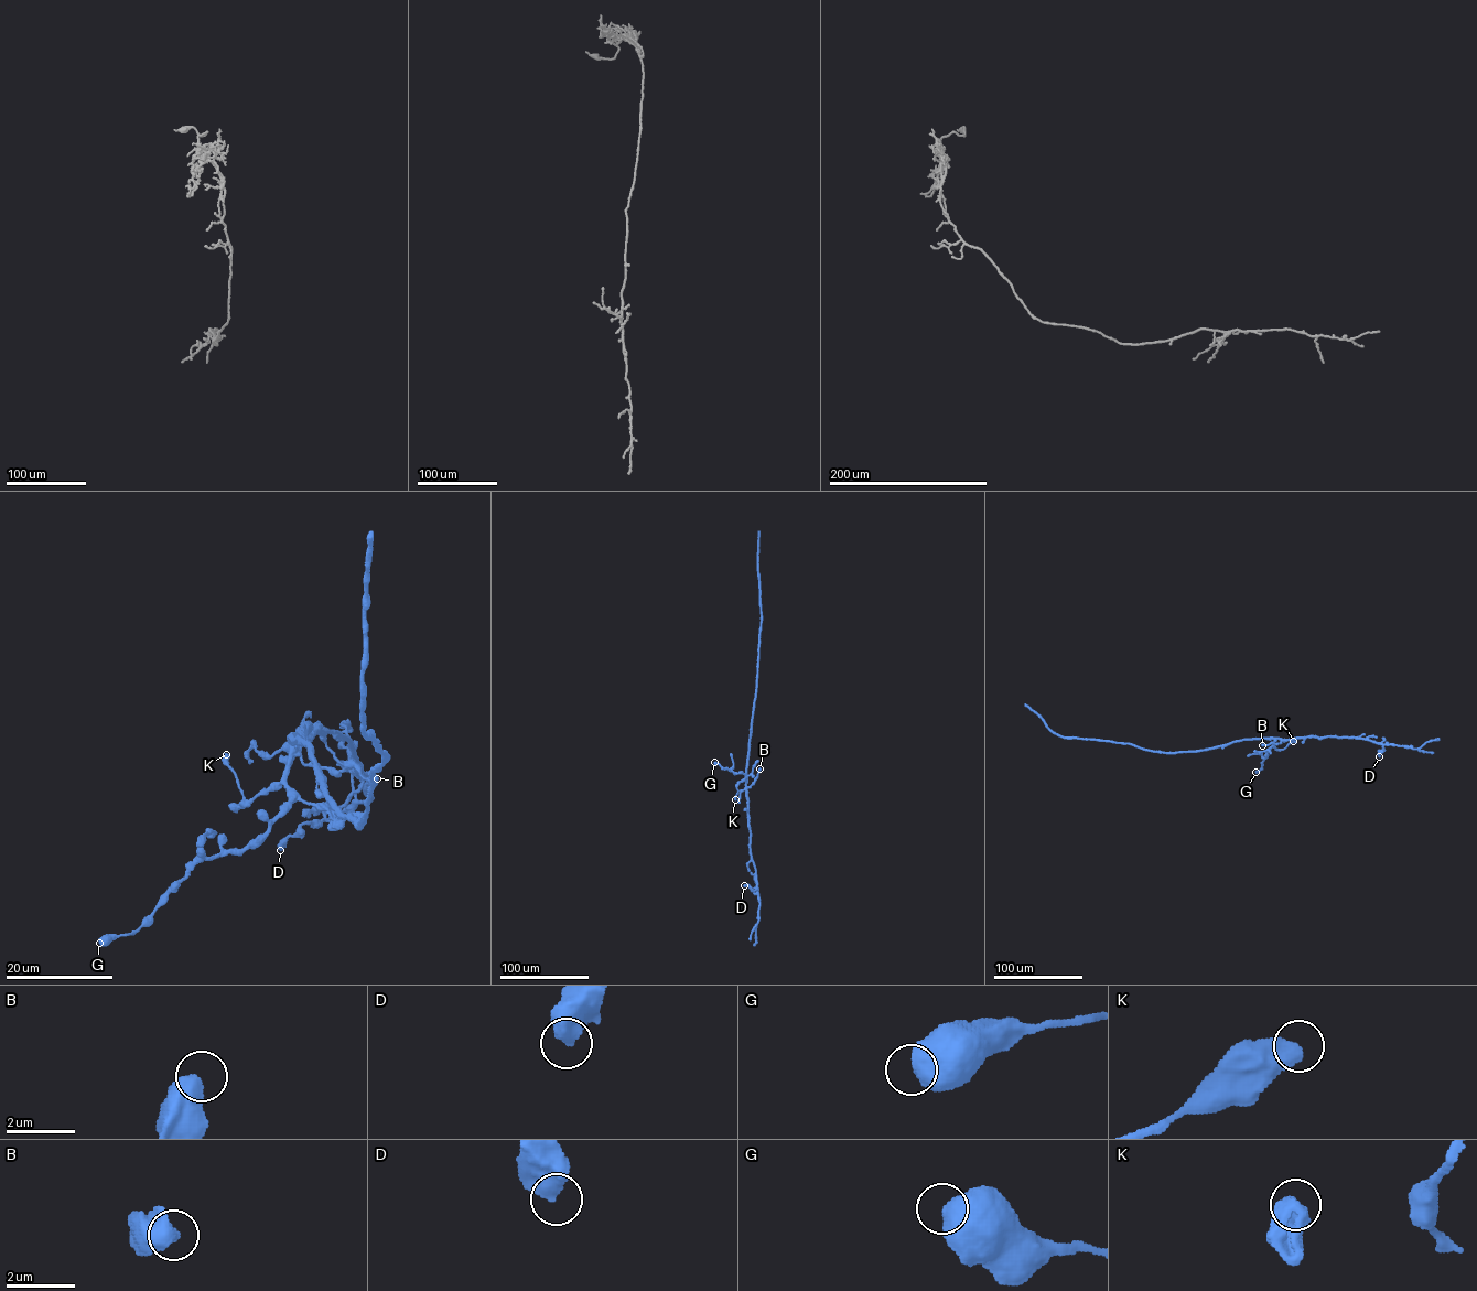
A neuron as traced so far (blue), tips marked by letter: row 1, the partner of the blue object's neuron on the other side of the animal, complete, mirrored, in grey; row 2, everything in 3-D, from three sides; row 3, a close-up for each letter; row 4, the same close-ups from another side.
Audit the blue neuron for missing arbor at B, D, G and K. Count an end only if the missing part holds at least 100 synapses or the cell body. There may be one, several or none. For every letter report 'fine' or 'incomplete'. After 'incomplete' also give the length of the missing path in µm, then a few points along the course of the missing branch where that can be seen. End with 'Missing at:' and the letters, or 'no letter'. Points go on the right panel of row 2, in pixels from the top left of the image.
B: fine
D: fine
G: fine
K: fine
Missing at: no letter

